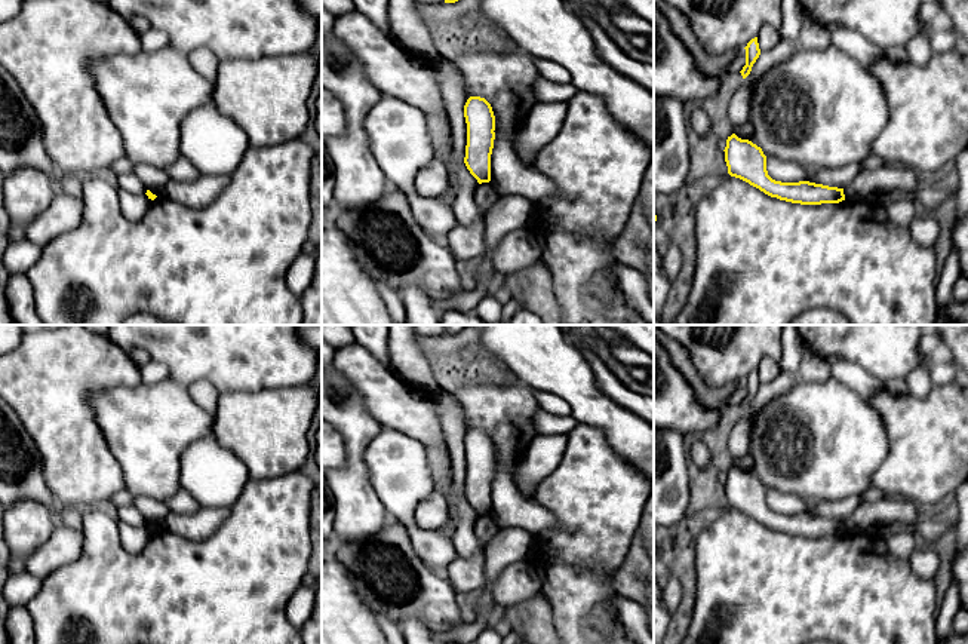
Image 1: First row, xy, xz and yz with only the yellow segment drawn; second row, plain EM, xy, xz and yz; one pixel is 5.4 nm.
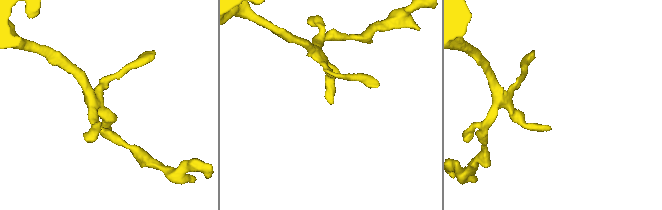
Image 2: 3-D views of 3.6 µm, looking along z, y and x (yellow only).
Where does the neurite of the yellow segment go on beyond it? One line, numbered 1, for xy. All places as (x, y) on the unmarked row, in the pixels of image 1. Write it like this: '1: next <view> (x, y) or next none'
1: next none

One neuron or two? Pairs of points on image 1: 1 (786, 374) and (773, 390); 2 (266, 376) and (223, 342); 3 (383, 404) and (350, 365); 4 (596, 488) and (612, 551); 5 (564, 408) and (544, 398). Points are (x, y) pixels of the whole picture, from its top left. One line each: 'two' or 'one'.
1: one
2: one
3: one
4: one
5: one

